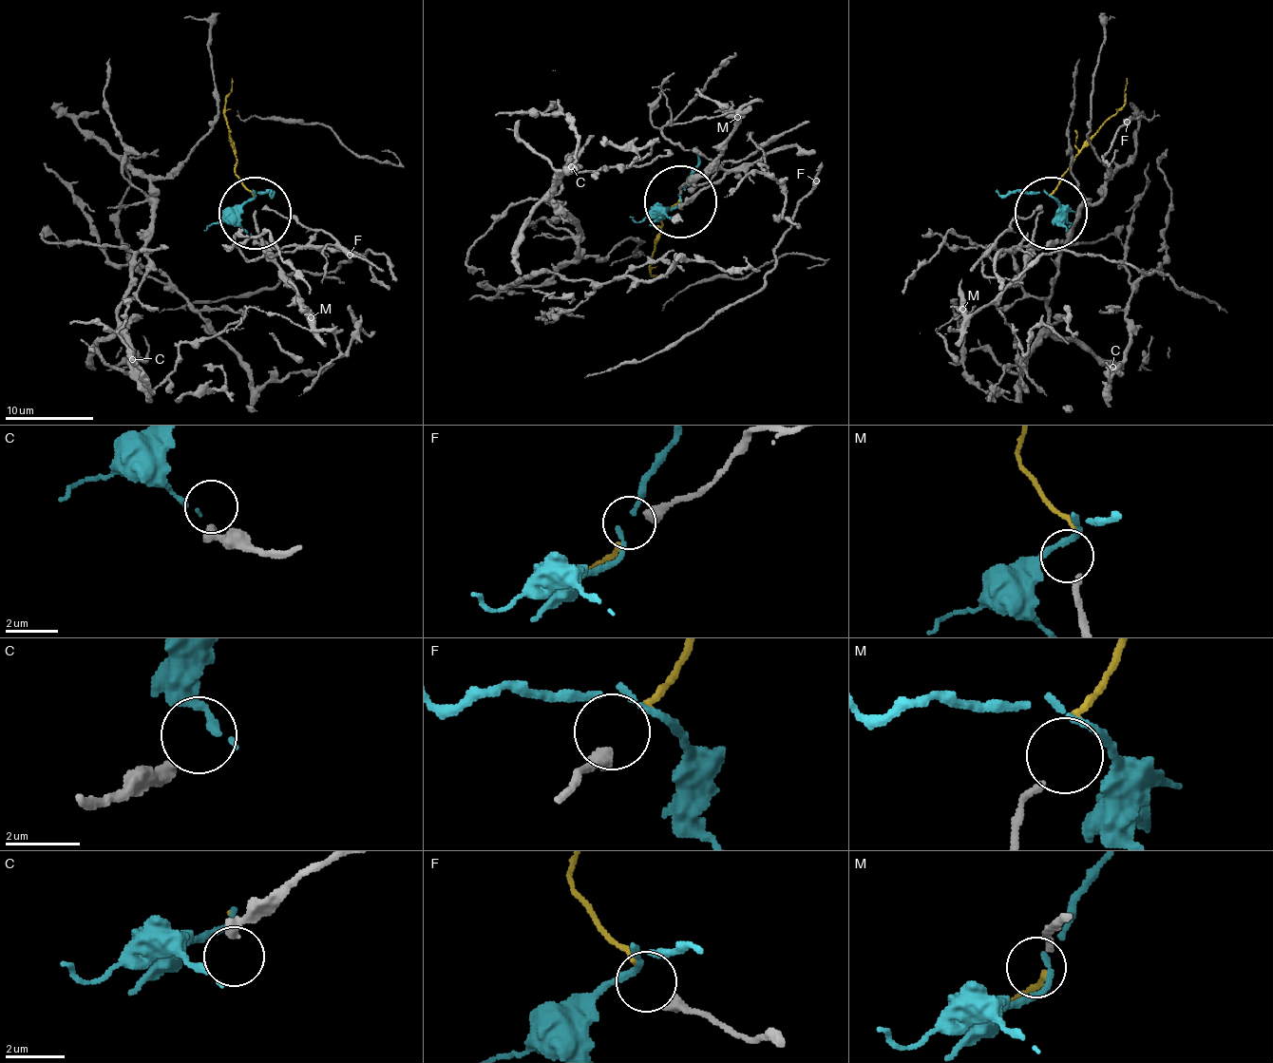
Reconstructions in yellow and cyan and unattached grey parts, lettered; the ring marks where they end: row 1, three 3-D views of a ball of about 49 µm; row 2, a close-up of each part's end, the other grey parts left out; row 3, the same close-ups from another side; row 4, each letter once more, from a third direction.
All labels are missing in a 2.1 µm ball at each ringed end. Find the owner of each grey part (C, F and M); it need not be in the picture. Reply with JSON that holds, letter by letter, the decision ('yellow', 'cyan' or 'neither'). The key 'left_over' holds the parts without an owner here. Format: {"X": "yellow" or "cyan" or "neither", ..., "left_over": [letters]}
{"C": "neither", "F": "yellow", "M": "neither", "left_over": ["C", "M"]}

